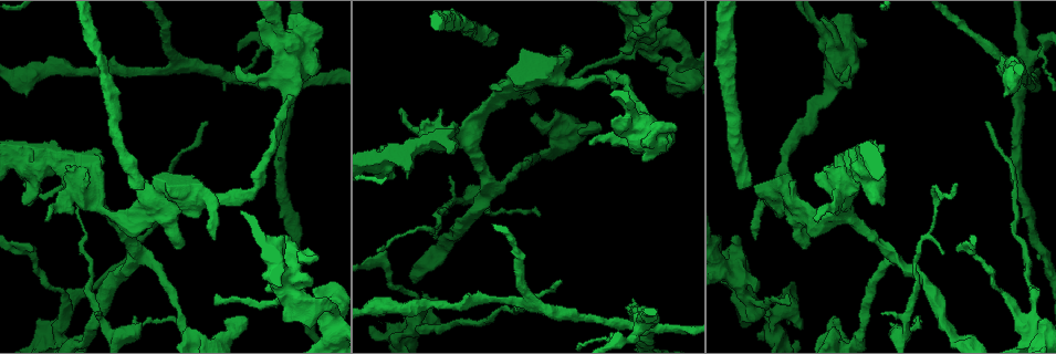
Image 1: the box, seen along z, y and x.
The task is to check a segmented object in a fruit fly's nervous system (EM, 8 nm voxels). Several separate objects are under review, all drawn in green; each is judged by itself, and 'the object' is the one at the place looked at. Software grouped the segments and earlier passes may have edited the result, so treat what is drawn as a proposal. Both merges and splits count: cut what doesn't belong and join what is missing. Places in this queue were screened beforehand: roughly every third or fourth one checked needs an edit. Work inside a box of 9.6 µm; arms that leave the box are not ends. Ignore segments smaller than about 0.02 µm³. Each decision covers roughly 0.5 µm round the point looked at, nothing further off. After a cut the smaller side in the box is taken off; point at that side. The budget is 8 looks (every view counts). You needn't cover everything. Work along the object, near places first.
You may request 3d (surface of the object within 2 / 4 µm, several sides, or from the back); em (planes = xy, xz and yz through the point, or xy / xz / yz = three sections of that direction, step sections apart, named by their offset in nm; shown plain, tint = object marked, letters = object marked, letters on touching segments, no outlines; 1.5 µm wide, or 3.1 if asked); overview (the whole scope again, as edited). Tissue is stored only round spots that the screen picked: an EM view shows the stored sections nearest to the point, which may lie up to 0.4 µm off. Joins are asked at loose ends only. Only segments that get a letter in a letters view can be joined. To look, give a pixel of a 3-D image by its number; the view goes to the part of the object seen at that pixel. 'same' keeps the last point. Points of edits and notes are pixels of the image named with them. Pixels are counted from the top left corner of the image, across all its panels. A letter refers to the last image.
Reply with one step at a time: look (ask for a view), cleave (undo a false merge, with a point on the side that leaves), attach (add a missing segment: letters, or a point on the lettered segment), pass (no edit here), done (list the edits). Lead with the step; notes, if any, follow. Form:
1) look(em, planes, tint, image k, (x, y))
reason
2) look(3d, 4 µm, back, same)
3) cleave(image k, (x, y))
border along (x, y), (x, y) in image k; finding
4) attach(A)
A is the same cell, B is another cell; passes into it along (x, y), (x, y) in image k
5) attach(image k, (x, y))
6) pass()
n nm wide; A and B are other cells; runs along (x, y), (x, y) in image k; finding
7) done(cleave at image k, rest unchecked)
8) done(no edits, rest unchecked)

look(em, xy, step 4, tint, image 1, (891, 325))
an open end

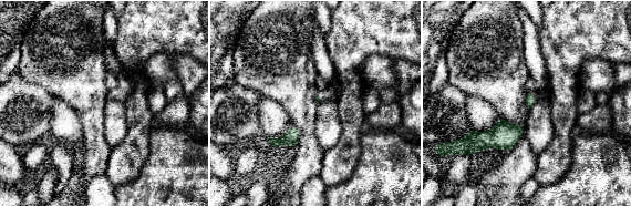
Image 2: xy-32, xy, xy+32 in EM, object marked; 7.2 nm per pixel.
look(em, planes, letters, same)

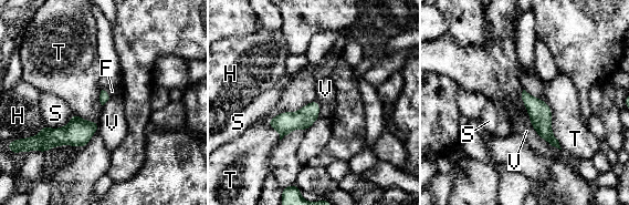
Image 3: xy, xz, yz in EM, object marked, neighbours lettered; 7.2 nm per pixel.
attach(F)
F is the same cell, H, S, T and V are other cells; passes into it along (104, 96), (107, 94), (112, 91) in image 3; it goes on there

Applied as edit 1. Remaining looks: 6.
look(overview)
see it whole again

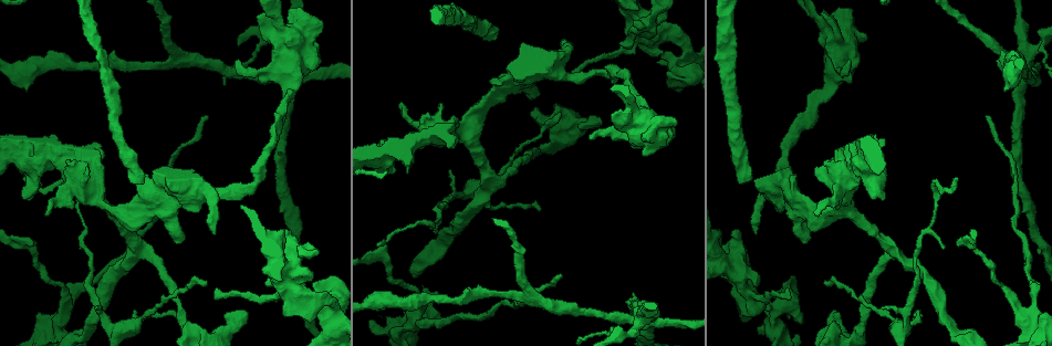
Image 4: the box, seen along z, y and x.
look(3d, 2 µm, image 4, (214, 232))
an open end

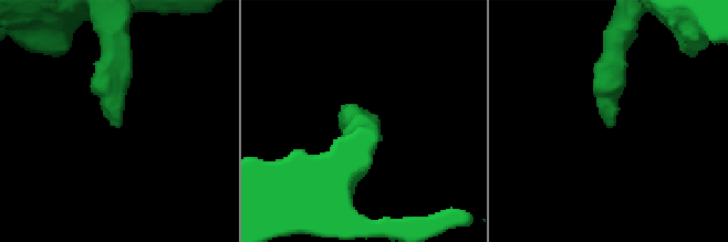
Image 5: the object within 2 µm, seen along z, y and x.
look(em, planes, letters, image 5, (117, 125))
shape alone is not enough

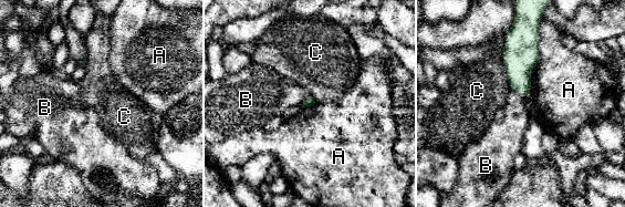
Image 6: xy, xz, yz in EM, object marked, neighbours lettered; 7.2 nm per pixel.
pass()
C touches over 400 nm; A, B and C are other cells; no lettered segment goes on from it

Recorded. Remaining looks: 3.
look(em, xy, step 8, letters, image 4, (678, 90))

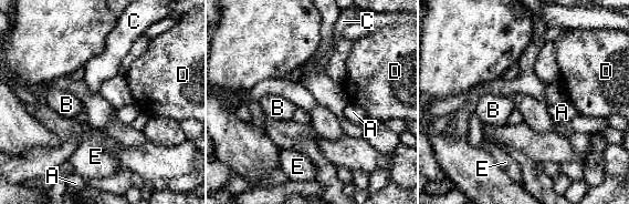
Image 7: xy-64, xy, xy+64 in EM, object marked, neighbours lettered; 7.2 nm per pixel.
look(em, planes, letters, same)
another direction

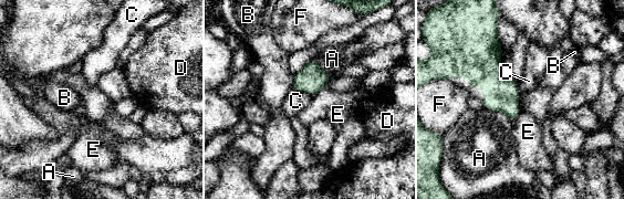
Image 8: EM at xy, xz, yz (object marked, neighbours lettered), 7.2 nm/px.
pass()
A, B, C, D, E and F are other cells; border along (293, 87), (312, 95) in image 8; none of them fits

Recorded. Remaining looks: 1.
done(attach at image 3, rest unchecked)

